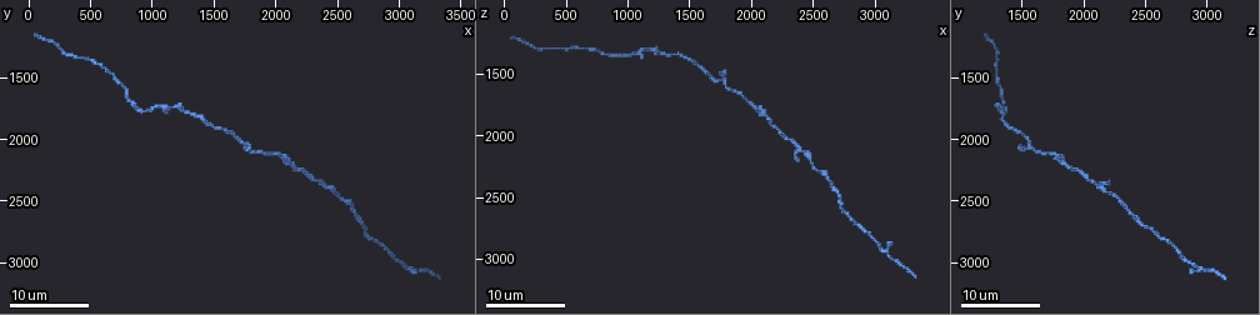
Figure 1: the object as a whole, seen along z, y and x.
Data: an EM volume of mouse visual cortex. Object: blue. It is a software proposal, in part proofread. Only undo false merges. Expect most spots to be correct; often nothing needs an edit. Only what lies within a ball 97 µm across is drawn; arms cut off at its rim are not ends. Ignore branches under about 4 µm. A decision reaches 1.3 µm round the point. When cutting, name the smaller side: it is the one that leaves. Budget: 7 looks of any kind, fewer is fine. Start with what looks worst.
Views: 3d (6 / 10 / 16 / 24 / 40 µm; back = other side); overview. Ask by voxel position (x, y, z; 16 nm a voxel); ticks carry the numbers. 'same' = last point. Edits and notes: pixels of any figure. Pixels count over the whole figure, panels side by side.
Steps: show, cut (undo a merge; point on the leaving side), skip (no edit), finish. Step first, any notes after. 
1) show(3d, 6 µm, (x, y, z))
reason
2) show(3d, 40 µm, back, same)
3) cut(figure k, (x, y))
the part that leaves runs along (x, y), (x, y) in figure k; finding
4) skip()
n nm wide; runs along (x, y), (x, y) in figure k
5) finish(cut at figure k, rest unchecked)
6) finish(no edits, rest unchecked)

show(3d, 24 µm, (2400, 2380, 2080))
sudden change in width

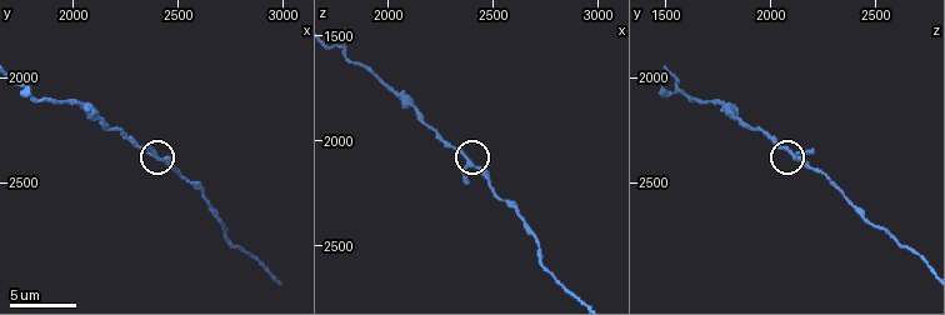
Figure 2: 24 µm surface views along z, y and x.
show(3d, 6 µm, (2380, 2360, 2090))

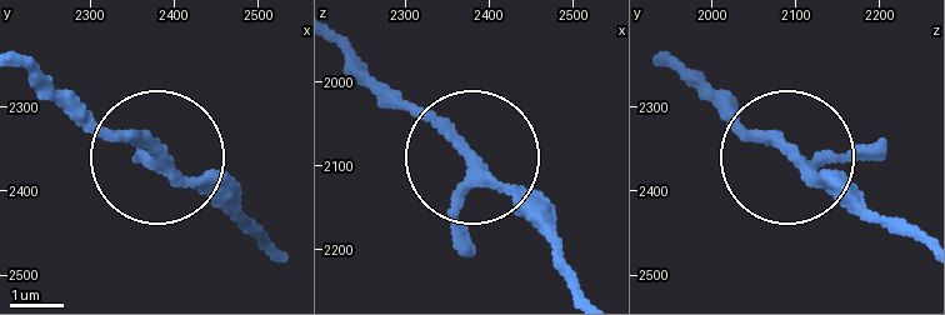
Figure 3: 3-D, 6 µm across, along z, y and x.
skip()
runs along (28, 68), (81, 121), (135, 140), (238, 225) in figure 3; continuous, no second neuron

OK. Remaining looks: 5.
show(3d, 16 µm, (1160, 1740, 1320))
three arms meet

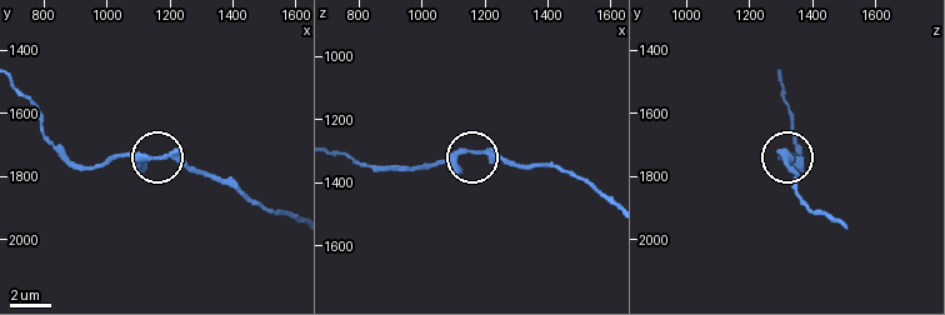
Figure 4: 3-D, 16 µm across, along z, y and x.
show(3d, 10 µm, (1170, 1740, 1300))
zoom in

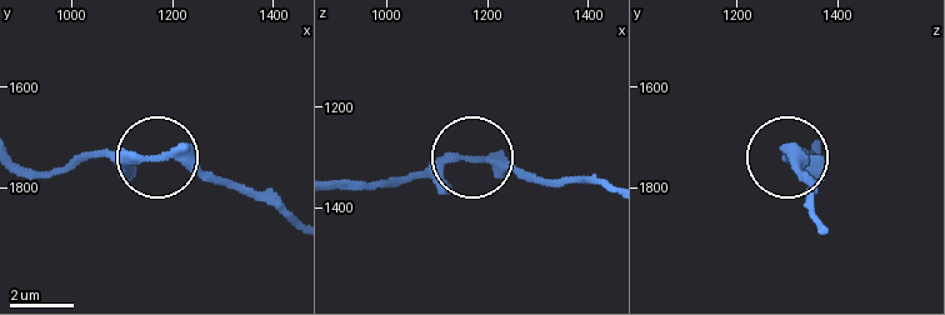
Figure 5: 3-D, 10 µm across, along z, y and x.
skip()
3 arms; runs along (294, 225), (261, 201), (165, 158), (71, 158) in figure 5; continuous, no second neuron

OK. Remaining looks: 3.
show(3d, 10 µm, (2650, 2600, 2380))
sudden change in width

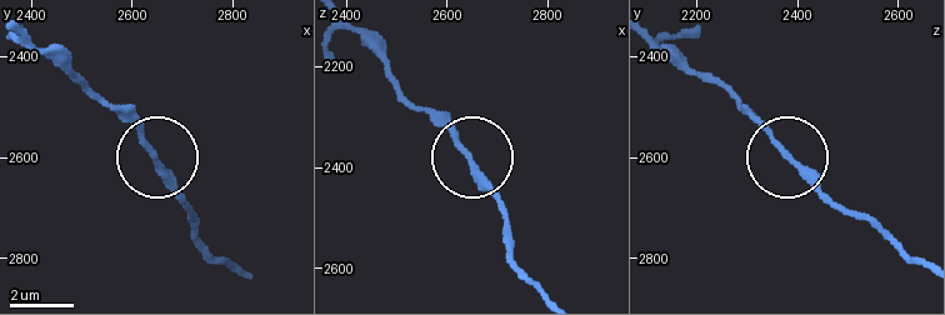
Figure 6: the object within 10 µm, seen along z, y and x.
skip()
runs along (651, 39), (716, 79), (835, 205) in figure 6; continuous, no second neuron

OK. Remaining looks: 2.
finish(no edits, rest unchecked)

